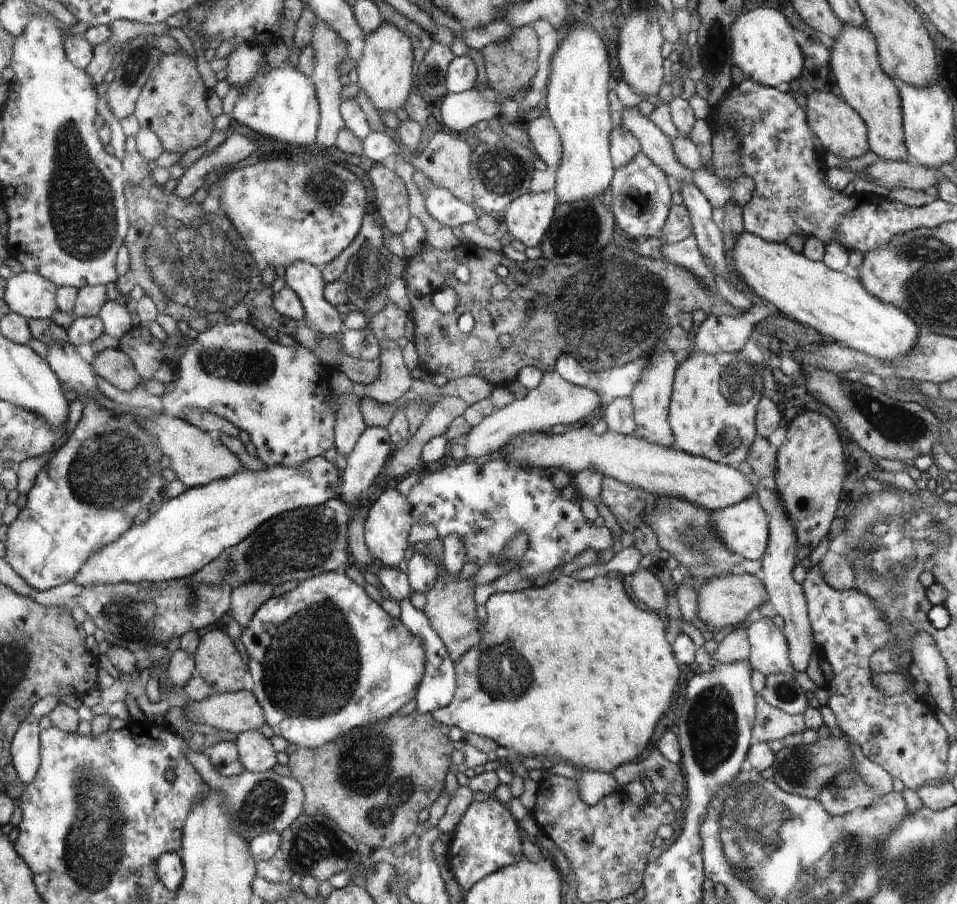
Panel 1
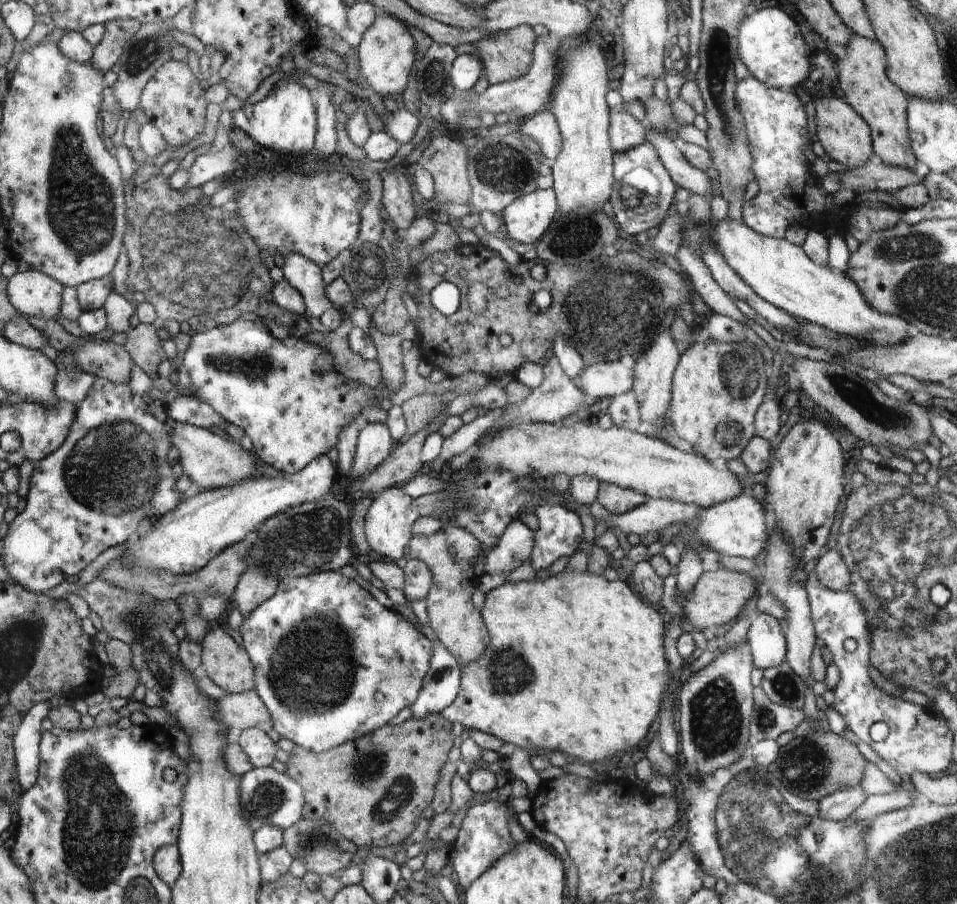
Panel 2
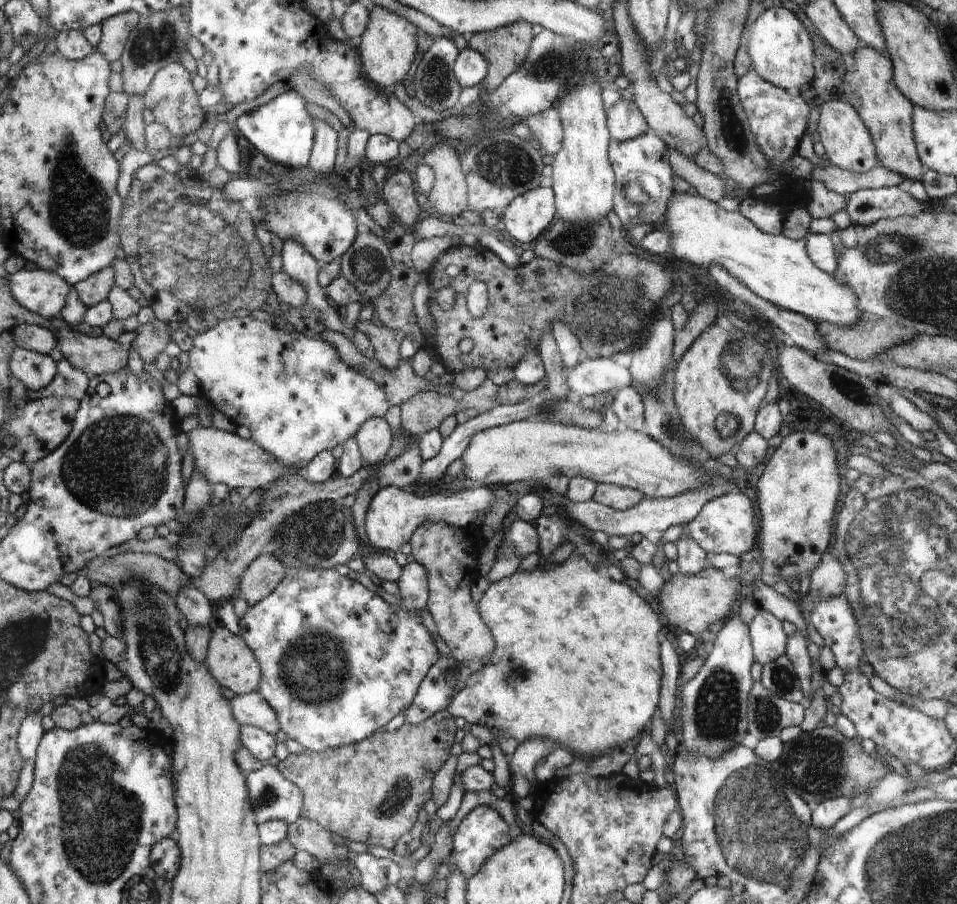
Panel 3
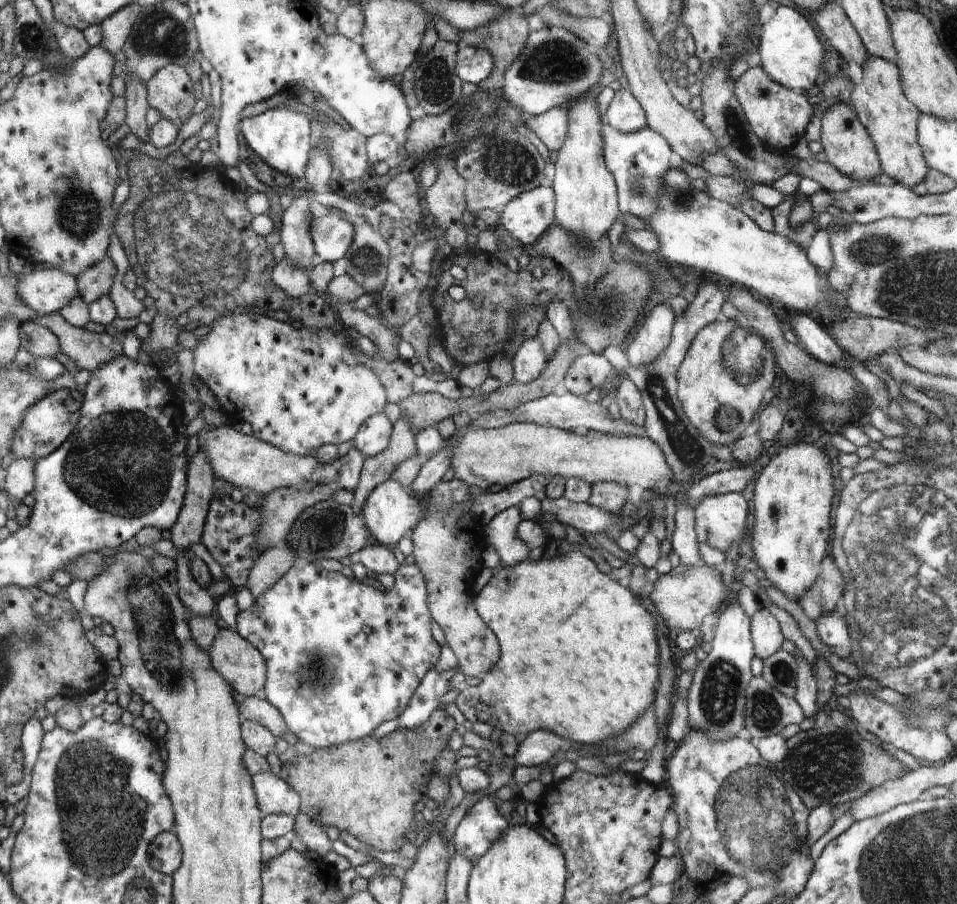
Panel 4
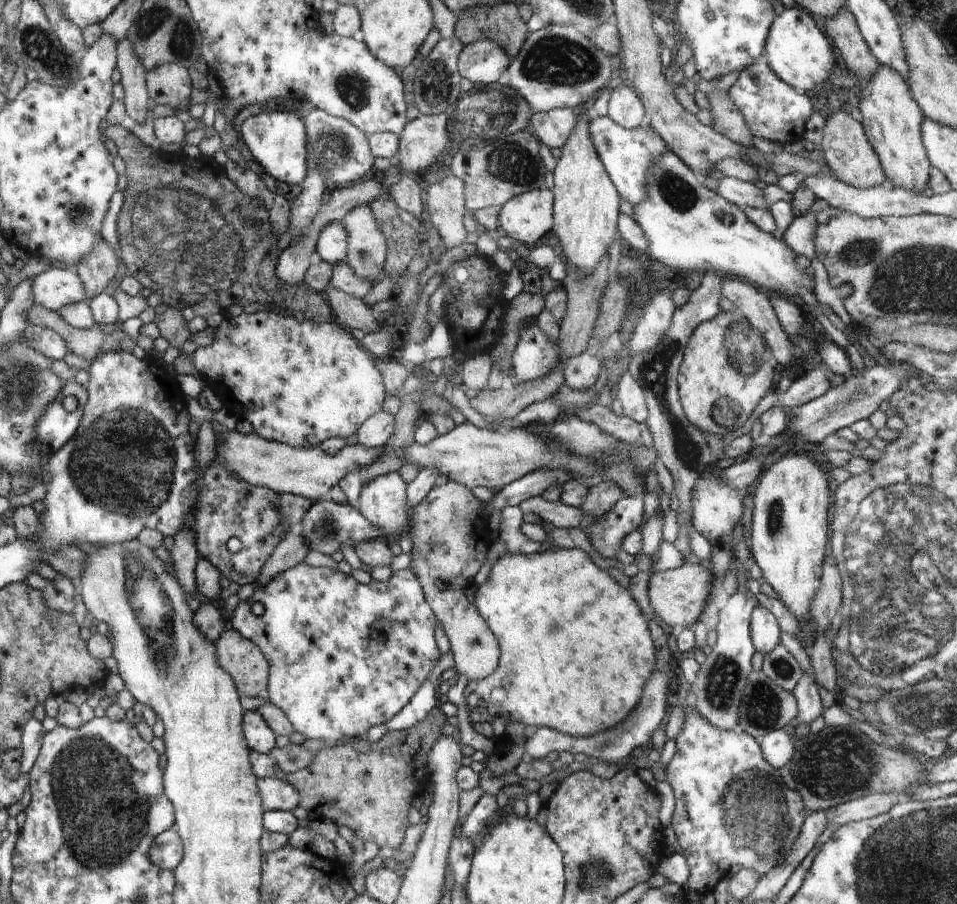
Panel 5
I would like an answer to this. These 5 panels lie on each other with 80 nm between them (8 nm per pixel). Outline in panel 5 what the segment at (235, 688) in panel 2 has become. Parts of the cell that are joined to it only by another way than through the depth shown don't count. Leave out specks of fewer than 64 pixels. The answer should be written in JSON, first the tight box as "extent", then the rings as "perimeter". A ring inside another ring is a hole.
{"extent":[216,630,269,696],"perimeter":[[[224,630],[216,642],[218,666],[233,678],[240,694],[262,696],[268,691],[269,662],[257,646],[233,630]]]}

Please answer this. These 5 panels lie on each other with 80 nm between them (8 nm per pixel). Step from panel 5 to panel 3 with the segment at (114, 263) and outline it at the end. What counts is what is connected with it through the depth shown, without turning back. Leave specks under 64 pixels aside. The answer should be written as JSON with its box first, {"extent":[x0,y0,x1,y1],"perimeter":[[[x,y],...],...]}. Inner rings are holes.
{"extent":[73,265,115,309],"perimeter":[[[113,265],[99,270],[84,281],[77,282],[73,287],[76,289],[80,300],[89,309],[95,304],[107,299],[107,294],[115,285],[115,270]]]}

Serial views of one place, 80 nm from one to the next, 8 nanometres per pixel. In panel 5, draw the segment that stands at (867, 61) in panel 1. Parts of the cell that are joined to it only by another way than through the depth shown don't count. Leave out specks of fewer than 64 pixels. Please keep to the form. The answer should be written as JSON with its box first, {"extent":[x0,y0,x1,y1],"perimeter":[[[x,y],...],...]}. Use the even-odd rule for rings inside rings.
{"extent":[859,65,931,194],"perimeter":[[[882,65],[872,81],[868,81],[868,87],[861,90],[859,95],[861,124],[866,139],[878,156],[887,184],[921,194],[929,182],[931,165],[922,141],[921,125],[925,118],[911,96],[909,84],[894,70]]]}

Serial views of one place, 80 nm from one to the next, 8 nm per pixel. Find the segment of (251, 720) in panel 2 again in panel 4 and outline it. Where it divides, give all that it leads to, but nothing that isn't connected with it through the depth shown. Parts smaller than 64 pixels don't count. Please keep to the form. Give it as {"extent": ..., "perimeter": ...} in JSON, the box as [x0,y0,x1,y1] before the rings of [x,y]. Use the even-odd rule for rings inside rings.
{"extent":[241,697,289,737],"perimeter":[[[245,697],[241,706],[241,719],[253,720],[265,726],[275,737],[289,732],[286,721],[280,711],[267,700],[258,697]]]}

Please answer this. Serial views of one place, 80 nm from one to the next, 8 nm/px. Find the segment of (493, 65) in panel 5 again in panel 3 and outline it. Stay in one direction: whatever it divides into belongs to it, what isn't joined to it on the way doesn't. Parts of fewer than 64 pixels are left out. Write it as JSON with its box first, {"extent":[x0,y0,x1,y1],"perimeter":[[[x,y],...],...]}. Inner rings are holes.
{"extent":[453,47,489,89],"perimeter":[[[470,47],[459,51],[453,66],[454,76],[462,89],[480,84],[485,80],[488,70],[489,62],[486,57]]]}

